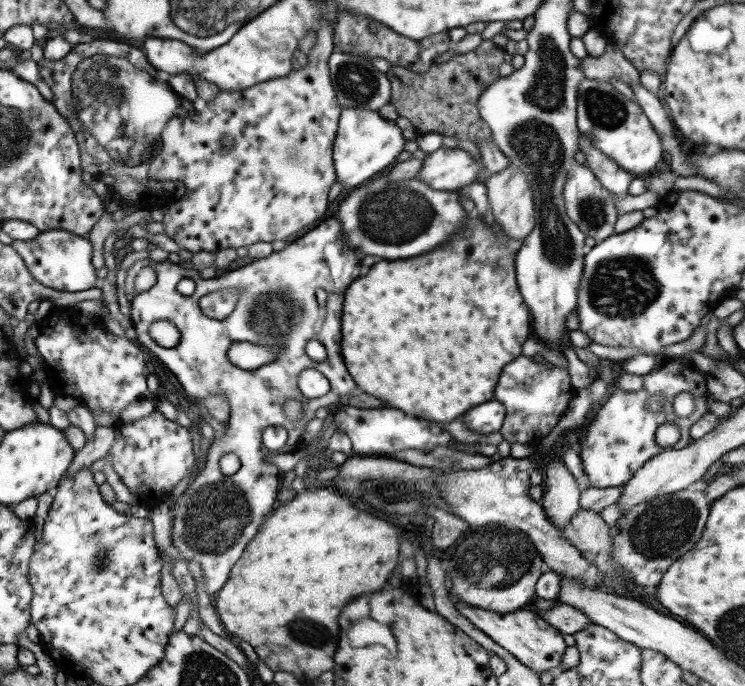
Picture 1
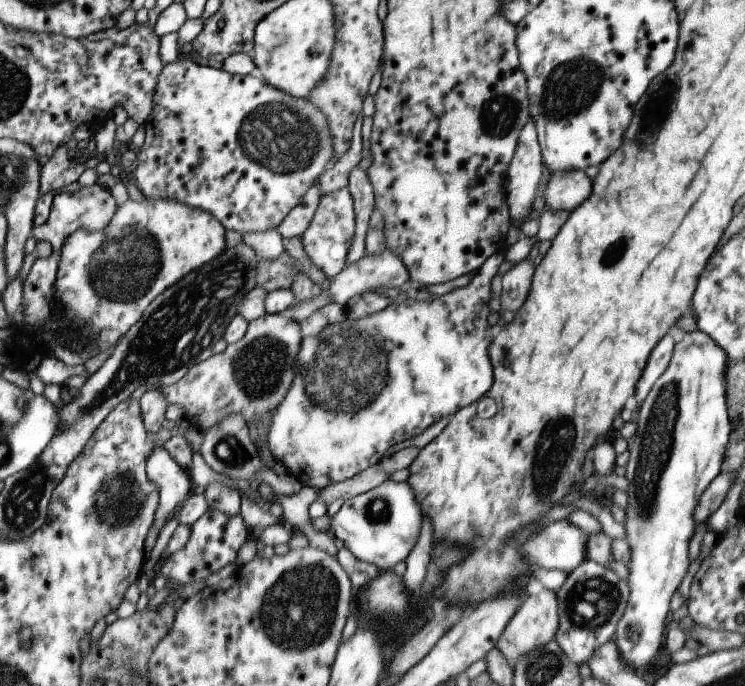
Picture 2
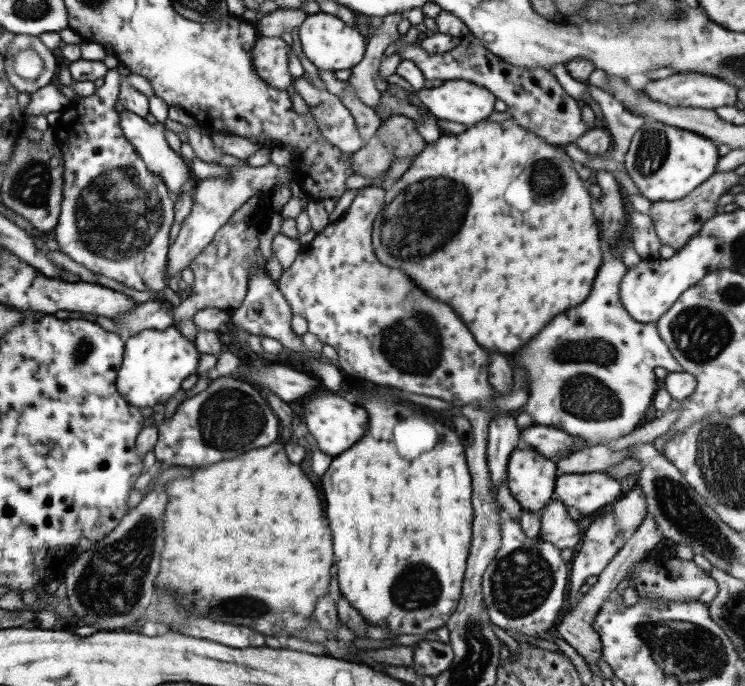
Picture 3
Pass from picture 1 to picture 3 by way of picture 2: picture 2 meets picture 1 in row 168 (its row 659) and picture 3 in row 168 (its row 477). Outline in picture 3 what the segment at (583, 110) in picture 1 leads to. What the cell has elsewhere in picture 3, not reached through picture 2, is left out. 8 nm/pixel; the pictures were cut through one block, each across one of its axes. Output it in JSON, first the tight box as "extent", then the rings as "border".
{"extent":[621,122,721,202],"border":[[[653,122],[653,124],[643,124],[631,138],[629,150],[623,154],[621,164],[627,172],[627,176],[631,178],[631,182],[635,184],[637,192],[641,198],[653,202],[673,202],[673,200],[683,200],[685,196],[689,196],[689,192],[697,190],[709,176],[715,174],[715,166],[717,160],[721,156],[717,154],[717,144],[709,138],[703,138],[699,134],[693,134],[689,130],[679,130],[675,126],[667,126],[663,122]]]}

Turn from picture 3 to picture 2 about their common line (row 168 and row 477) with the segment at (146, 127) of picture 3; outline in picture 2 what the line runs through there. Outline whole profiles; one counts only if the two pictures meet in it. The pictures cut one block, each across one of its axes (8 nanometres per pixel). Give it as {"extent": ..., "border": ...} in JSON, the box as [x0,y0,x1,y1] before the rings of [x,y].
{"extent":[145,448,193,530],"border":[[[155,448],[145,462],[147,478],[157,486],[159,506],[155,512],[153,526],[161,530],[173,516],[173,512],[187,500],[193,490],[189,472],[183,470],[165,448]]]}

